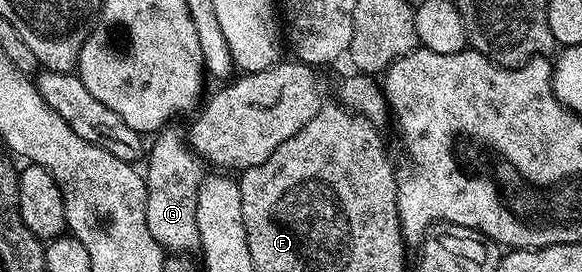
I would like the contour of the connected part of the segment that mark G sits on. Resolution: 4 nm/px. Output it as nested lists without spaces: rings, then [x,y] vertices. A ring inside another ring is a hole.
[[[166,126],[156,133],[147,152],[149,169],[143,172],[147,190],[147,230],[151,230],[151,238],[155,238],[155,242],[159,242],[166,253],[193,254],[201,246],[197,199],[199,186],[207,175],[207,164],[193,151],[186,133],[173,127],[177,126]]]

